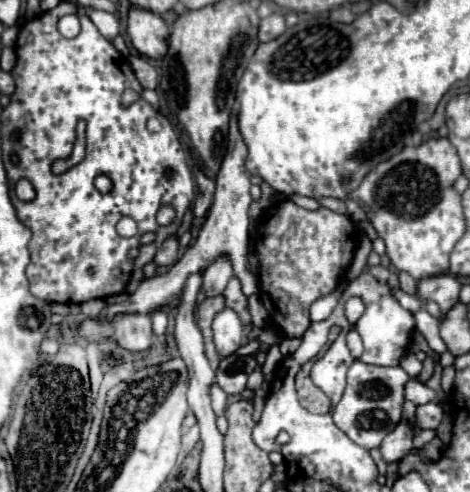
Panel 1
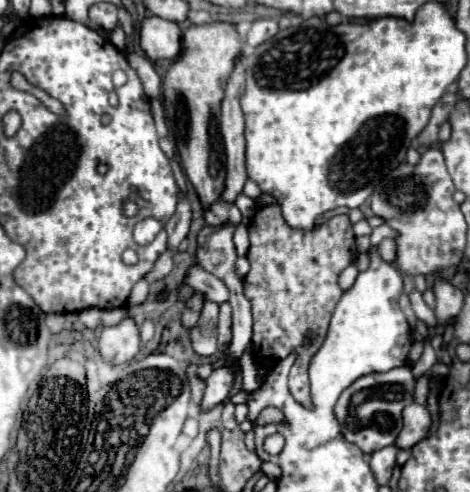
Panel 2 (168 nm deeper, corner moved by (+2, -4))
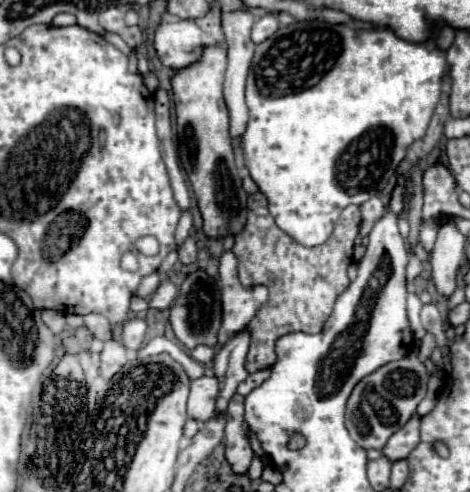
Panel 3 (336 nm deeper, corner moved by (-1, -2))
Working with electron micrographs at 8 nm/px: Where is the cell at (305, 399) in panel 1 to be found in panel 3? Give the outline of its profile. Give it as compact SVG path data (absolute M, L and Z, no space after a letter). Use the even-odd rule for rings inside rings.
M263 193L249 195L247 201L247 225L235 237L233 253L237 257L237 271L239 281L245 287L251 285L267 285L269 287L269 301L247 325L251 335L251 345L247 353L245 369L255 373L259 369L267 369L275 363L275 341L289 331L303 331L303 333L319 333L323 323L333 311L333 303L343 289L347 289L347 267L351 265L353 257L353 243L361 223L359 205L349 205L343 209L333 235L319 247L303 247L293 241L285 231L275 225L267 209L267 199Z

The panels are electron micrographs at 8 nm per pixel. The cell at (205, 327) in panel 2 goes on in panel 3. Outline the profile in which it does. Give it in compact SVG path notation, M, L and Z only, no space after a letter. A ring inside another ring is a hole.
M197 345L193 351L191 351L191 357L199 363L211 363L213 357L215 357L215 349L211 347L205 347L205 345Z

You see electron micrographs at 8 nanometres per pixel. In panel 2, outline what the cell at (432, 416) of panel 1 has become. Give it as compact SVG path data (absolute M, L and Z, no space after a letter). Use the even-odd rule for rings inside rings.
M408 405L404 409L404 429L400 431L396 445L400 449L410 449L414 447L418 441L422 441L432 427L432 415L428 411L428 407L424 405Z

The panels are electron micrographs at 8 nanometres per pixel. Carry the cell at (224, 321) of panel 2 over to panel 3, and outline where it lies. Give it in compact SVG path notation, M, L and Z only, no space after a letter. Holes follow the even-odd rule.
M225 251L219 263L221 275L221 301L223 301L223 329L231 337L247 327L247 323L255 317L255 313L267 301L267 287L255 285L251 289L243 287L237 279L235 255Z

